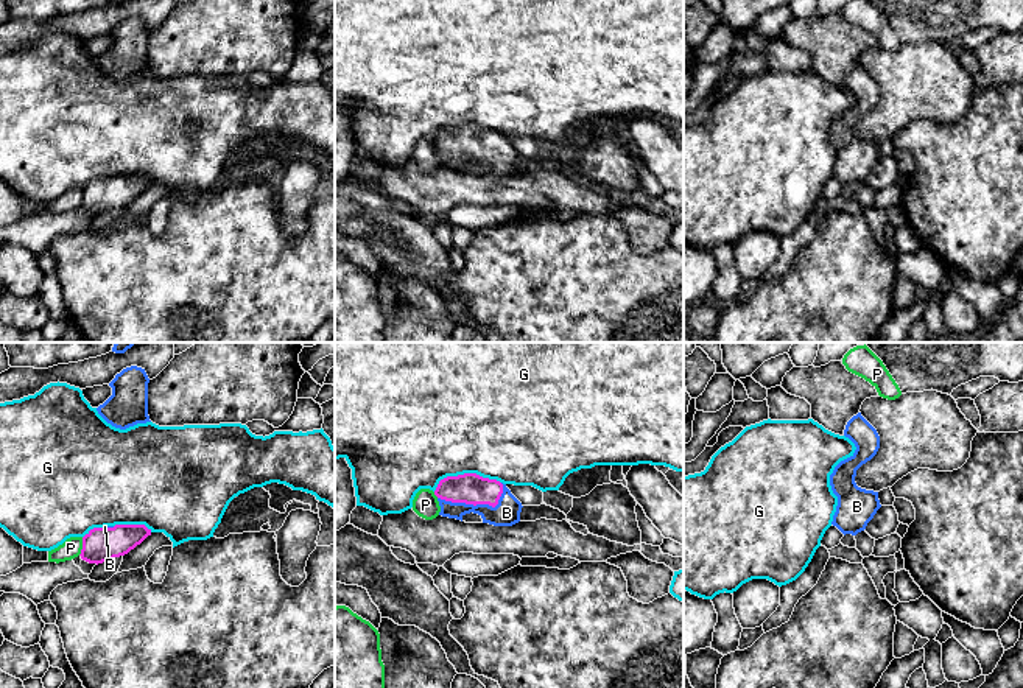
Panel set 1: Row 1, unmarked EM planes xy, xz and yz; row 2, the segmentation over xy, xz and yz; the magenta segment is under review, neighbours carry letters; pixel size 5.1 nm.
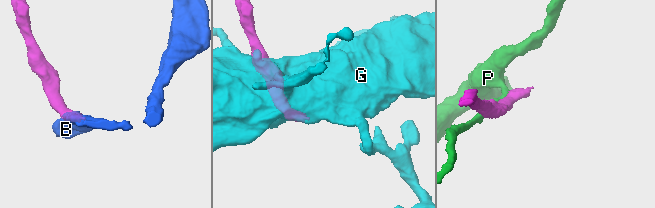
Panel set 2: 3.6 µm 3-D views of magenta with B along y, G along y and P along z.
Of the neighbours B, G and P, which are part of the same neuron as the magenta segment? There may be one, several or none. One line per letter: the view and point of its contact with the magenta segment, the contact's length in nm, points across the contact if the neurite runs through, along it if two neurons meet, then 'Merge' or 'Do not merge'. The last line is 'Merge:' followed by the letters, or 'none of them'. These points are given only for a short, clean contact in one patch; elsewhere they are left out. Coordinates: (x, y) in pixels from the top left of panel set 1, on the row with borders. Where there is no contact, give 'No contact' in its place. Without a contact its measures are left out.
B: Touches magenta at xz (477, 503). Shared border 360 nm. Path across: xz (472, 489), (477, 495), (477, 503), (499, 506), (506, 512). Merge
G: Touches magenta at xz (464, 473). Shared border 360 nm. Do not merge
P: Touches magenta at xy (83, 547). Shared border 100 nm. Do not merge
Merge: B

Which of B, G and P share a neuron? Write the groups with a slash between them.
B / G / P

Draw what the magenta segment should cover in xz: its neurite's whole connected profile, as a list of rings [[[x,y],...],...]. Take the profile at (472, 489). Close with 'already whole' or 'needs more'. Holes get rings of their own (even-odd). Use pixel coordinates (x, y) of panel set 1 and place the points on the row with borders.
[[[476,473],[447,476],[439,481],[434,495],[442,517],[462,521],[466,514],[473,512],[483,523],[494,526],[512,526],[520,521],[522,503],[497,479]]]; needs more

